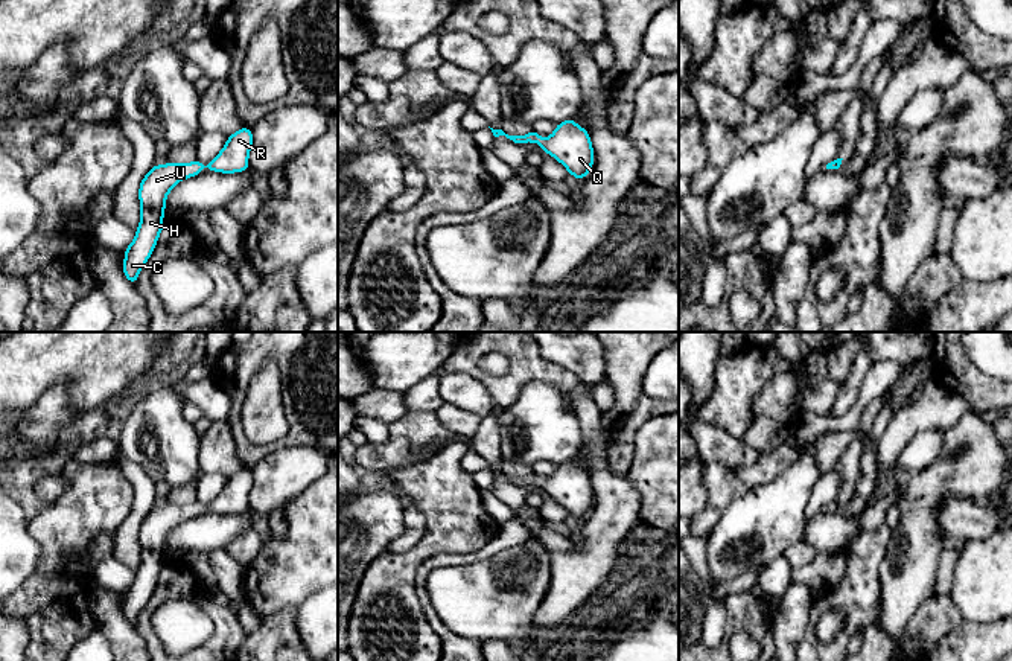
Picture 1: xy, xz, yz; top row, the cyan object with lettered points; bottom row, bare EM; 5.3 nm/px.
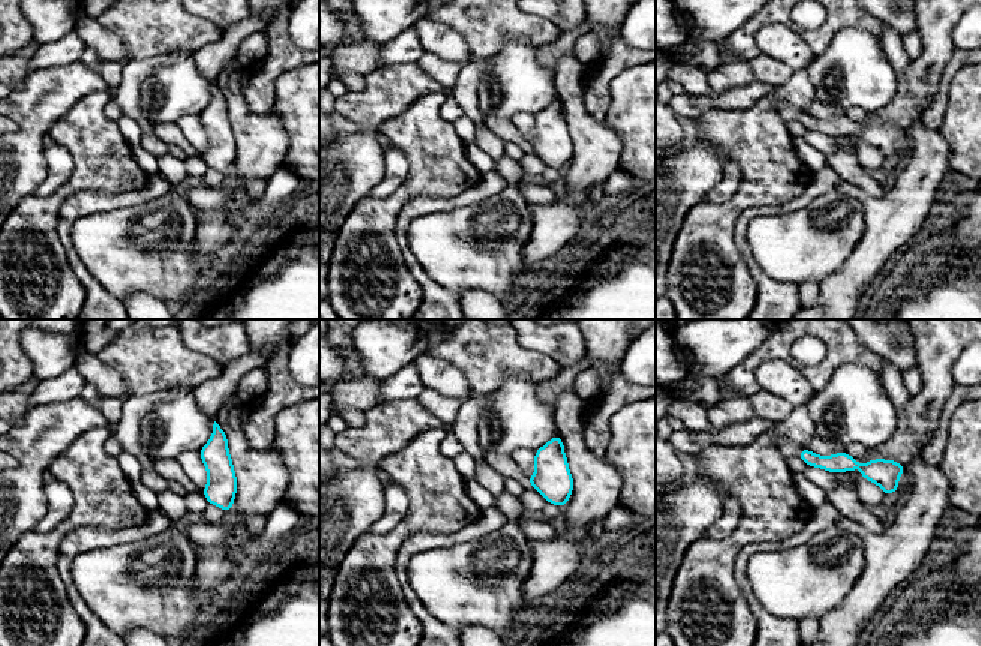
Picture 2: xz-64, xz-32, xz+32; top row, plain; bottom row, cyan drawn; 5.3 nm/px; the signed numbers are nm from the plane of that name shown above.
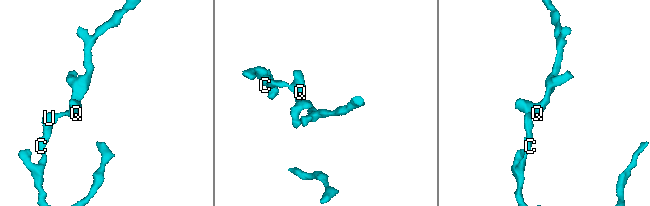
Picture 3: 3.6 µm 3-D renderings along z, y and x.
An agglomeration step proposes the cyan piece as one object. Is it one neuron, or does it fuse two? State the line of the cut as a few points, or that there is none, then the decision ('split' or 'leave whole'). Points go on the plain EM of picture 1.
no cut; leave whole

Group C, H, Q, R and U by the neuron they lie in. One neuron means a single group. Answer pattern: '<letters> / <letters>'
C H Q R U

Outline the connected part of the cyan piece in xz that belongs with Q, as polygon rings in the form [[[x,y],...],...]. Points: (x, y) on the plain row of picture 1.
[[[568,460],[555,466],[555,472],[546,481],[533,471],[530,471],[527,477],[508,477],[502,471],[493,471],[493,469],[490,471],[495,478],[505,477],[507,480],[513,481],[517,486],[524,486],[527,483],[542,486],[543,487],[542,492],[545,495],[552,497],[557,503],[560,503],[568,510],[569,516],[578,521],[586,519],[595,503],[590,477],[584,469],[577,466],[574,460]]]

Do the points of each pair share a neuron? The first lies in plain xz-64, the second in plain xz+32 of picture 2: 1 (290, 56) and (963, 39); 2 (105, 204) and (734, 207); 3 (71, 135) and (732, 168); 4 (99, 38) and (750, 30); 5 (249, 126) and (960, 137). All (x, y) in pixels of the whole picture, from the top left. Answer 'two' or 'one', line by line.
1: two
2: two
3: two
4: two
5: two

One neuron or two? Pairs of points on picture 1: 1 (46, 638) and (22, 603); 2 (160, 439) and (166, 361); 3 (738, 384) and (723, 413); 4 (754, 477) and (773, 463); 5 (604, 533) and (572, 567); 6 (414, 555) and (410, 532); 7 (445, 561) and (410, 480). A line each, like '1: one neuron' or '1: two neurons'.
1: one neuron
2: two neurons
3: one neuron
4: one neuron
5: one neuron
6: two neurons
7: two neurons

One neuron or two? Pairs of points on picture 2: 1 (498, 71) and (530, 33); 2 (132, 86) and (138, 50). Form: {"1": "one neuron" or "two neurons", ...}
{"1": "two neurons", "2": "two neurons"}

